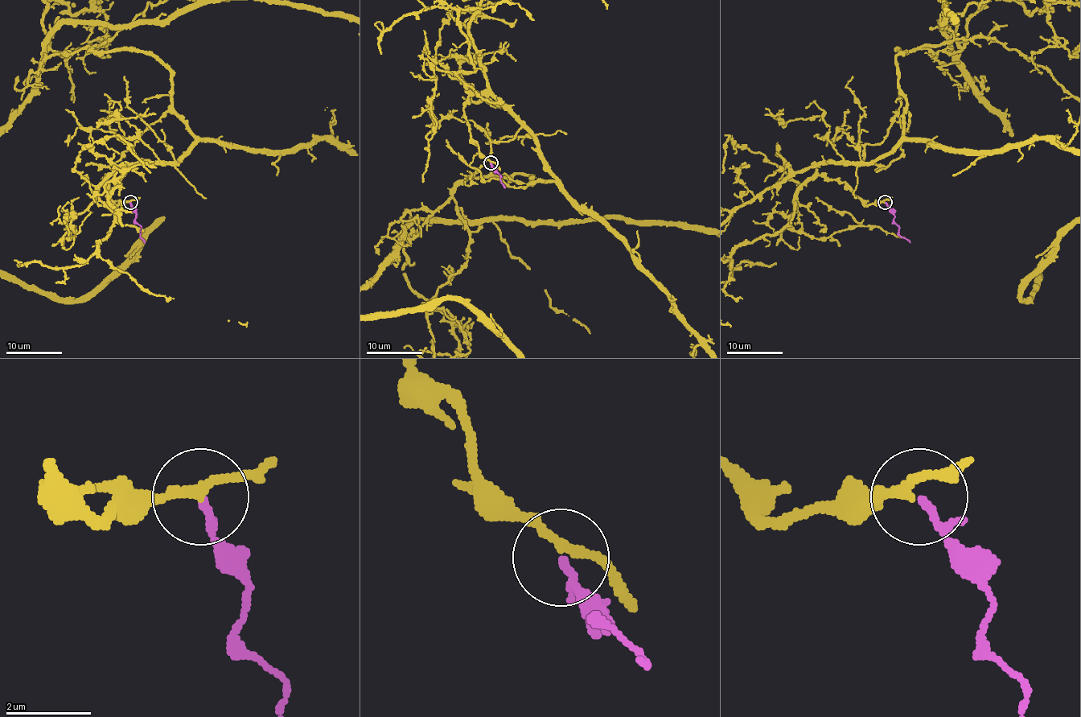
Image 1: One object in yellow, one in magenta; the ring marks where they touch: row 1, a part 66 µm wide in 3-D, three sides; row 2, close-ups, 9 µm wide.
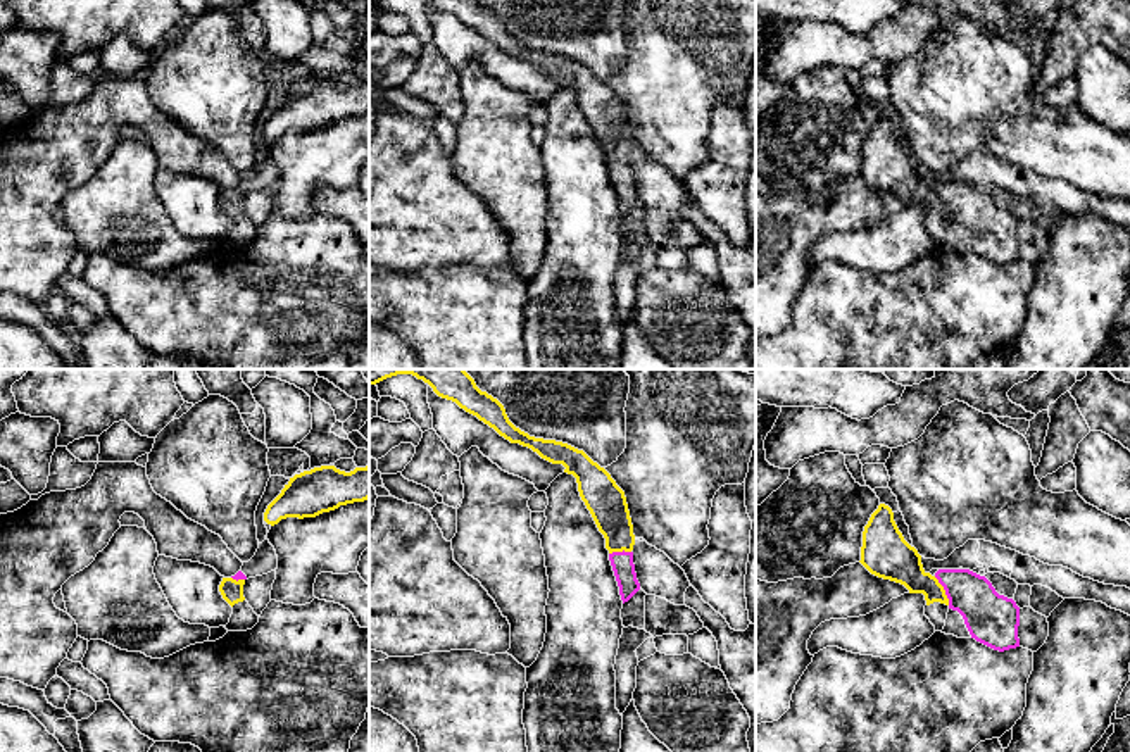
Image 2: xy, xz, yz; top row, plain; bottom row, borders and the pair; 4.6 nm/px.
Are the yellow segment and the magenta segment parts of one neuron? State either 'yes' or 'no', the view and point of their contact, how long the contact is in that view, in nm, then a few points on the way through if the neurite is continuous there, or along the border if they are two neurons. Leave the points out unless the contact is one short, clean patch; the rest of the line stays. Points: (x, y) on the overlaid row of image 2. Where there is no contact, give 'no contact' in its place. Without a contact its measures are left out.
yes; meets yellow in yz at (944, 590); contact 150 nm long; runs through yz (901, 563), (920, 582), (944, 590), (963, 590), (989, 616)

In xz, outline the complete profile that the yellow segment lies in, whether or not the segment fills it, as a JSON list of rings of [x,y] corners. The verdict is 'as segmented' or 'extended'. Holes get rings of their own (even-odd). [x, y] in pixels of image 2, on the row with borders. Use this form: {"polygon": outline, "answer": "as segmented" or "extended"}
{"polygon": [[[369,369],[369,385],[397,374],[412,374],[423,379],[438,397],[455,402],[511,443],[528,447],[552,464],[562,464],[564,473],[576,478],[580,497],[606,538],[623,604],[640,590],[633,564],[635,535],[626,497],[604,467],[583,450],[562,442],[535,438],[516,428],[504,405],[481,392],[464,369]]], "answer": "extended"}

